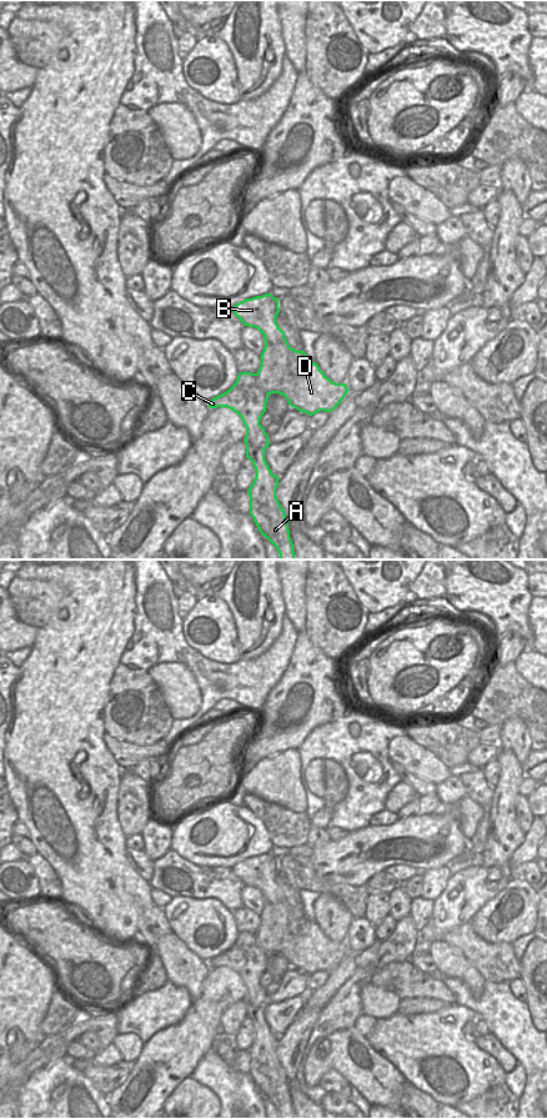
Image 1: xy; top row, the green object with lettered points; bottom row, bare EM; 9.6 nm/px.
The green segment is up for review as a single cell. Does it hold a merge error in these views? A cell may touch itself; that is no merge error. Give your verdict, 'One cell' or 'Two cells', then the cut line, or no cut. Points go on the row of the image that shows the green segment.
Two cells. Split along xy (255, 374), (267, 395).

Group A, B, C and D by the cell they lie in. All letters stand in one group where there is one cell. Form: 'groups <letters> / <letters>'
groups A C / B D

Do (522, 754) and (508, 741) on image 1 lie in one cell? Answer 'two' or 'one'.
one

